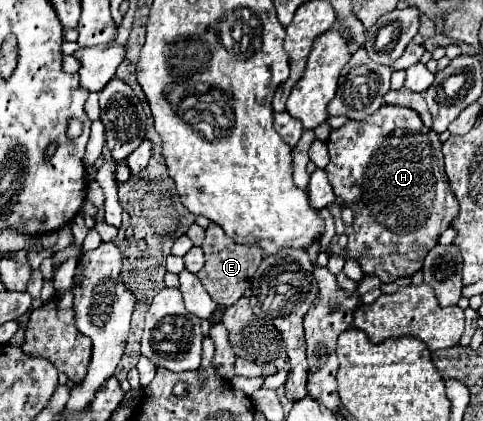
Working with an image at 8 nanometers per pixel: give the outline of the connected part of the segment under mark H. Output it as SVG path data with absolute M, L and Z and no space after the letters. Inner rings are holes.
M384 104L372 116L368 116L366 120L360 120L360 122L358 120L348 120L342 128L332 130L326 144L328 144L328 152L330 152L330 164L324 168L326 174L328 174L328 180L330 180L336 196L342 198L340 202L346 204L354 212L354 222L348 226L348 224L342 222L342 216L340 216L340 210L342 208L328 206L330 208L330 214L334 218L334 224L336 224L336 236L330 242L330 252L336 254L336 256L342 256L344 260L356 260L360 264L360 268L362 268L364 274L374 274L382 282L394 282L400 276L412 276L414 272L418 272L422 268L422 262L424 262L428 250L432 250L432 246L438 244L440 234L452 224L452 218L456 218L456 214L458 214L458 202L456 200L452 200L452 208L448 208L448 204L446 204L446 196L450 194L450 186L448 186L446 172L444 172L444 162L442 162L442 152L440 152L442 144L438 140L438 134L434 130L424 130L424 124L422 124L418 112L414 112L410 108L402 108L402 106Z

